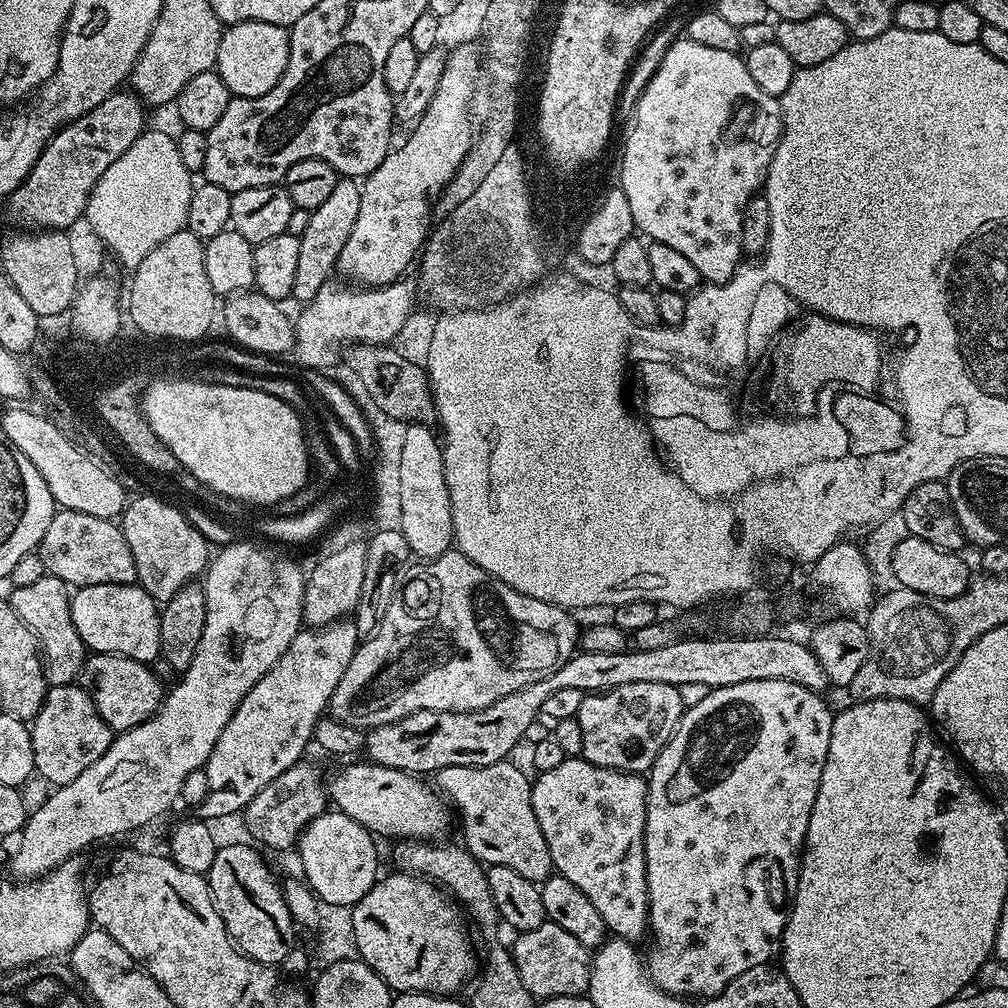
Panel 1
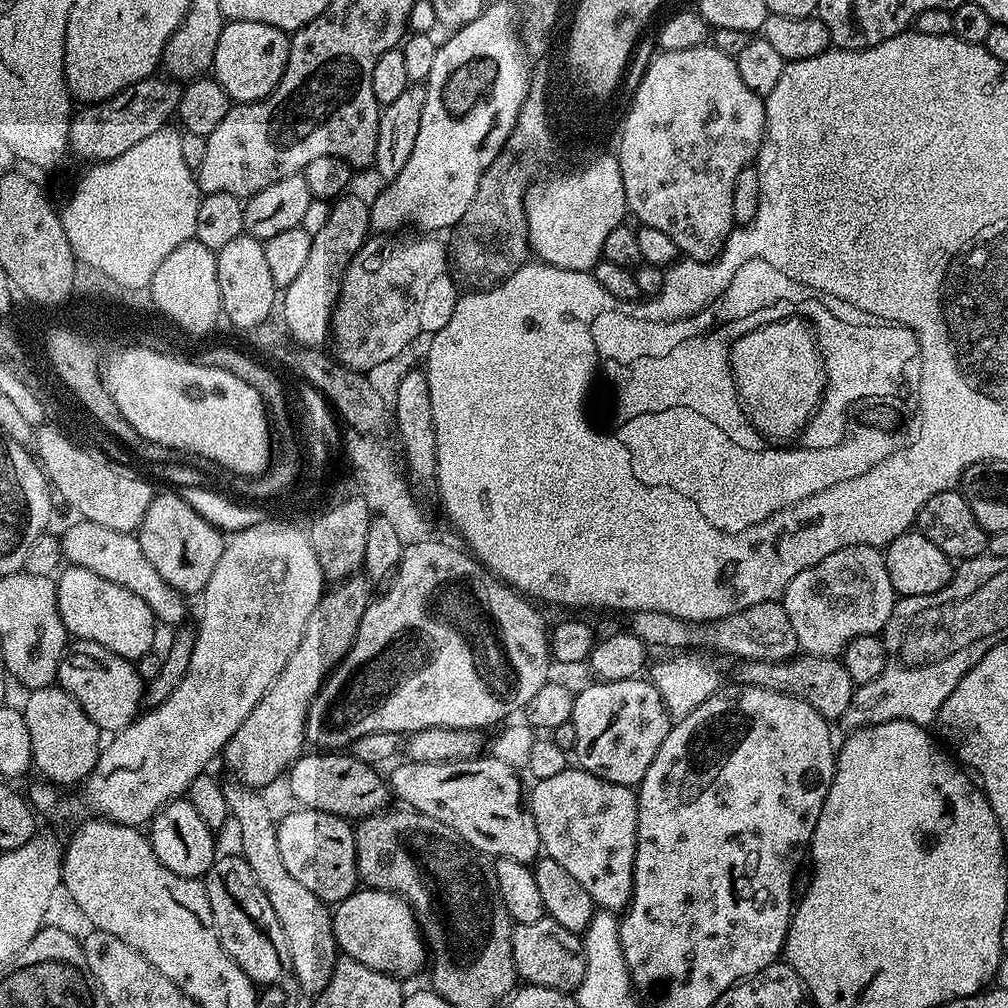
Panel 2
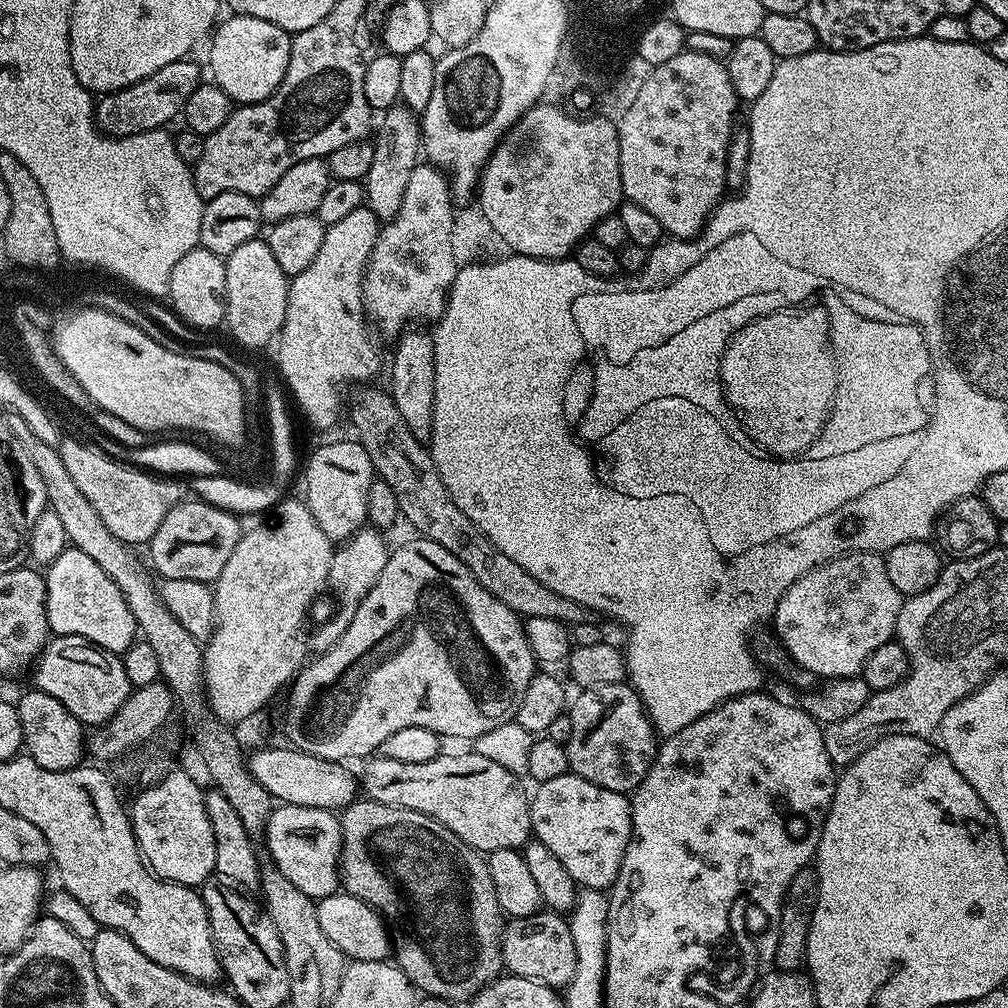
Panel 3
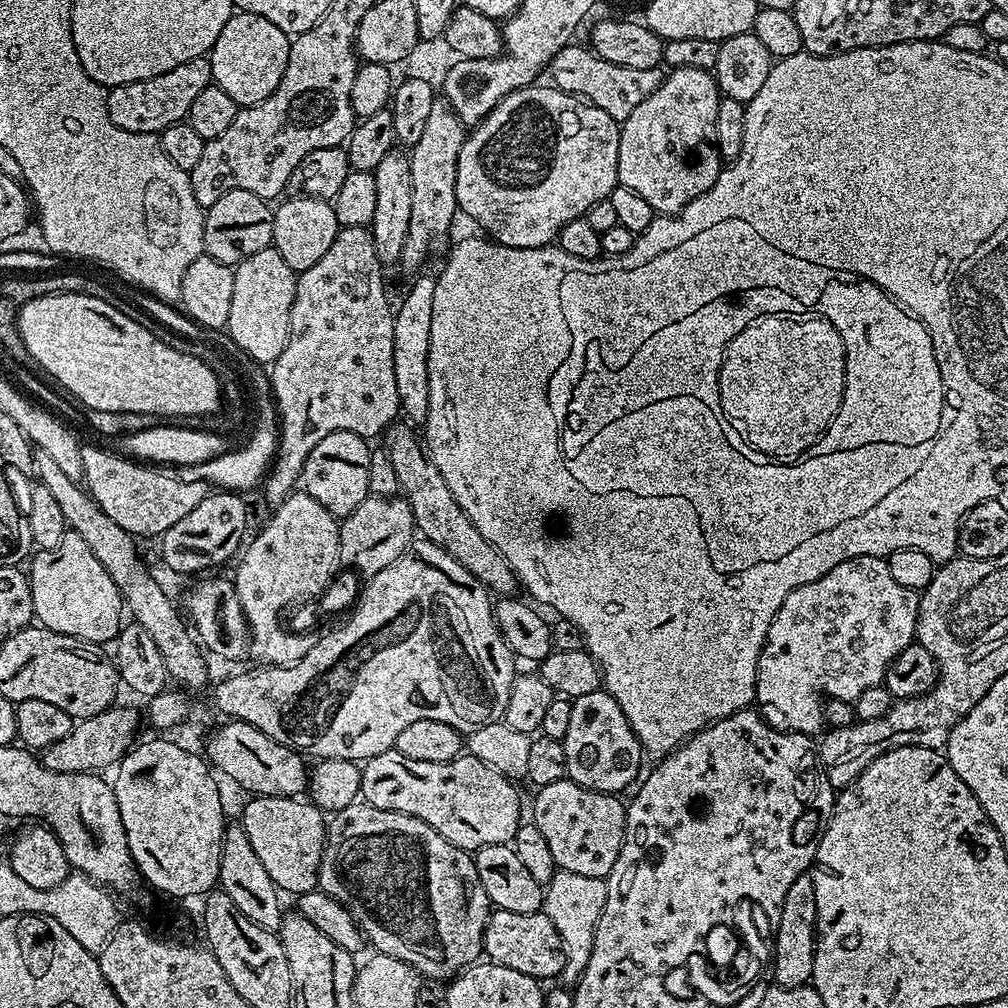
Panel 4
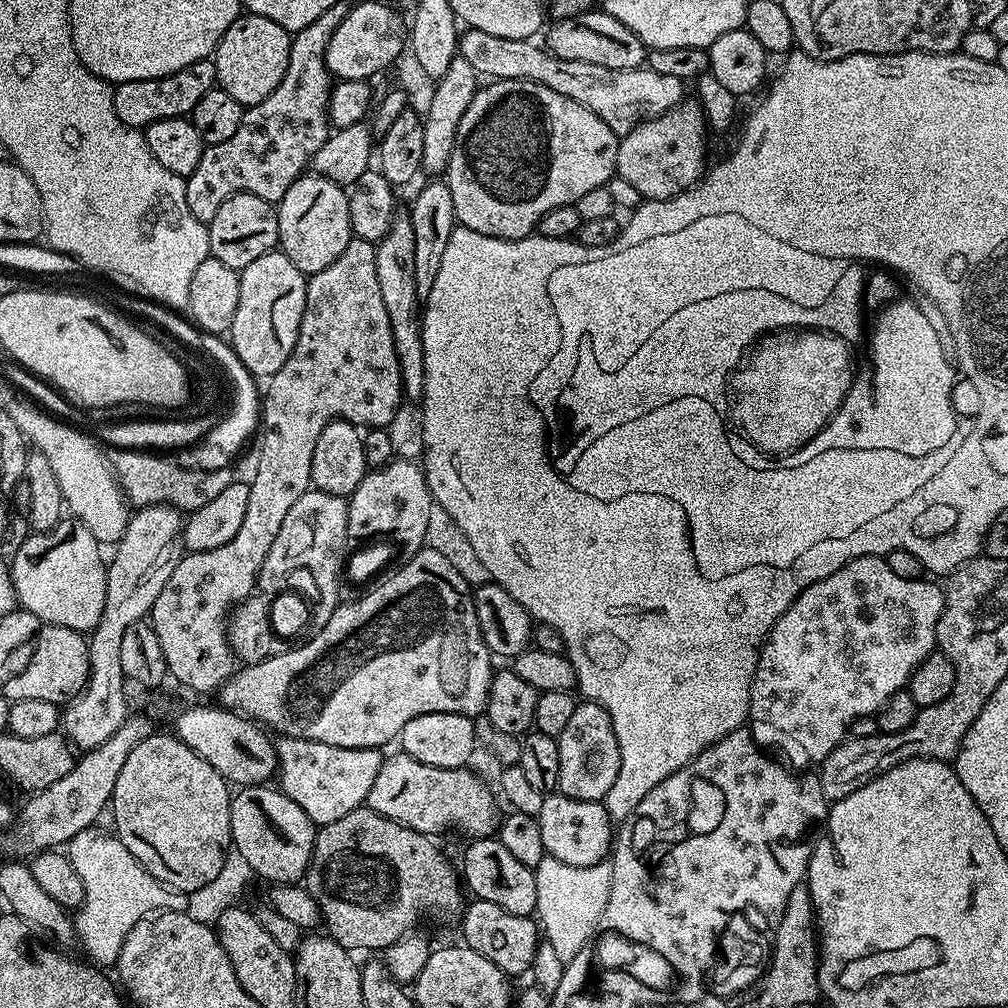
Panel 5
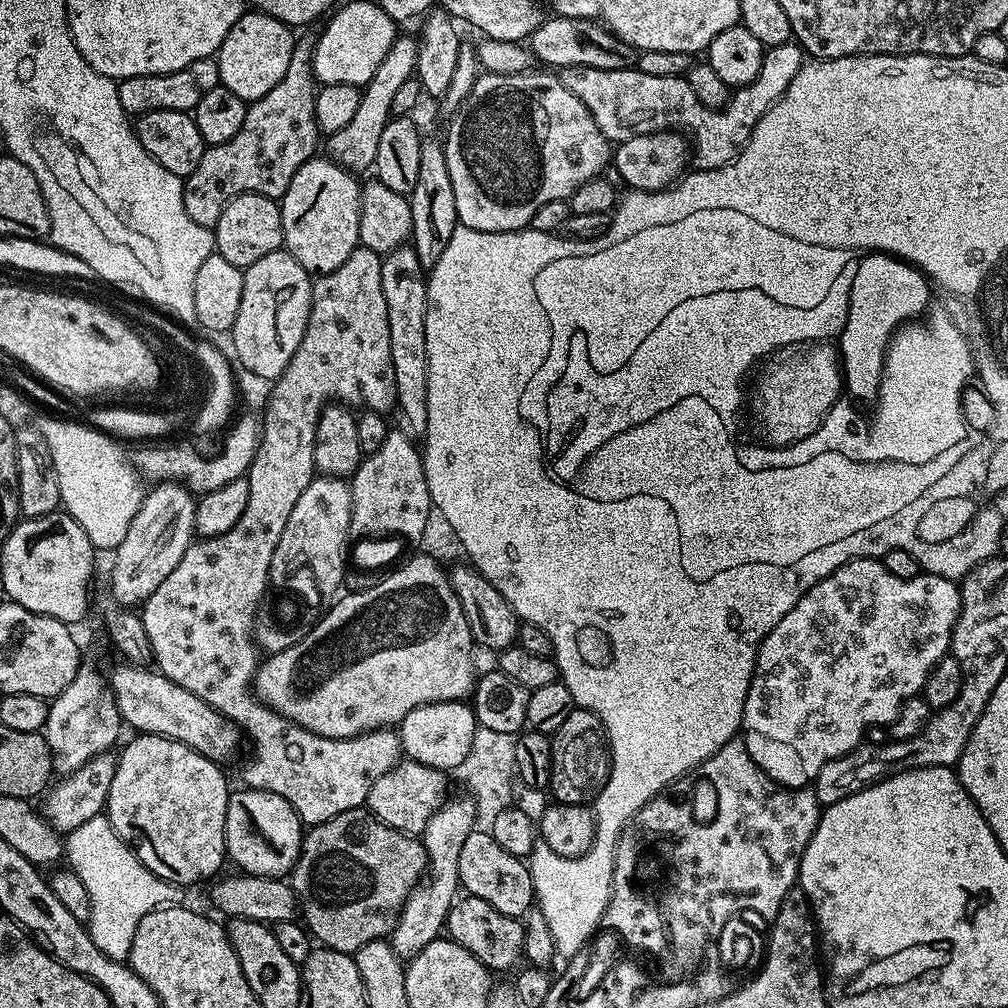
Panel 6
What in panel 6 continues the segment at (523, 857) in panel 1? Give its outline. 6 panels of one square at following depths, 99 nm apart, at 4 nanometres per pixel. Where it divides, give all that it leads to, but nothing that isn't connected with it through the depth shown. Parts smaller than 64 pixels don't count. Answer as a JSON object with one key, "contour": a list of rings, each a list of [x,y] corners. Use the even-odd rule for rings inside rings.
{"contour":[[[405,759],[386,774],[382,774],[382,778],[374,782],[374,786],[370,786],[366,807],[372,815],[379,818],[380,823],[405,832],[408,836],[419,837],[426,830],[432,815],[446,799],[444,776],[445,773],[439,768]]]}

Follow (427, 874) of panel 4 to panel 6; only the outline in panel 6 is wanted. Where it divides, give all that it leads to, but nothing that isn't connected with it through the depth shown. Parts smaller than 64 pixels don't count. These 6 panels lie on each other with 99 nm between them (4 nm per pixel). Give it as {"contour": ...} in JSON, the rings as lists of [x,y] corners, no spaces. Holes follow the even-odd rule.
{"contour":[[[367,807],[346,810],[321,824],[311,825],[300,841],[300,856],[290,873],[290,887],[296,893],[298,912],[313,941],[339,952],[355,954],[371,940],[391,937],[402,906],[420,883],[428,867],[428,856],[417,837],[380,823]]]}

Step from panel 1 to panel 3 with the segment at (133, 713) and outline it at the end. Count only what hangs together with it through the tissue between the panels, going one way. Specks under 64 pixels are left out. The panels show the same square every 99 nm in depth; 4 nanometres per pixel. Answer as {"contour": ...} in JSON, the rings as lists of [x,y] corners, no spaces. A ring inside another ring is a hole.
{"contour":[[[53,635],[34,665],[35,672],[35,687],[50,694],[50,698],[58,698],[85,726],[99,726],[111,720],[118,706],[134,691],[127,680],[123,659],[117,653],[105,652],[77,636]]]}

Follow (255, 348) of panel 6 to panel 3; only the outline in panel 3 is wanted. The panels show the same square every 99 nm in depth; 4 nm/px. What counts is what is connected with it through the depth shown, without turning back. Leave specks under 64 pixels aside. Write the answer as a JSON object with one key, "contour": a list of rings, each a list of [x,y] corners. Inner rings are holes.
{"contour":[[[257,238],[242,242],[238,250],[226,257],[226,290],[224,291],[224,318],[226,328],[240,344],[248,348],[271,345],[279,337],[286,318],[286,302],[290,277],[278,266],[267,239]]]}

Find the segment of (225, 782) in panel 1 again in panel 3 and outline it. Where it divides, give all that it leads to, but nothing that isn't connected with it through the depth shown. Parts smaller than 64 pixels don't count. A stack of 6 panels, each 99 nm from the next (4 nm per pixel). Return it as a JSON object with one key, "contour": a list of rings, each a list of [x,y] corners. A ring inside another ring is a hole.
{"contour":[[[365,526],[359,528],[349,540],[343,541],[333,551],[327,587],[336,591],[337,608],[336,613],[313,636],[311,633],[311,643],[315,647],[317,644],[317,649],[323,650],[334,646],[334,642],[338,642],[338,638],[342,638],[342,634],[346,634],[346,626],[350,626],[350,622],[354,622],[354,614],[358,610],[358,606],[362,606],[362,598],[366,598],[366,594],[370,594],[374,582],[378,582],[378,574],[382,574],[382,570],[386,567],[390,551],[390,544],[384,541],[384,536],[385,533],[381,529]]]}

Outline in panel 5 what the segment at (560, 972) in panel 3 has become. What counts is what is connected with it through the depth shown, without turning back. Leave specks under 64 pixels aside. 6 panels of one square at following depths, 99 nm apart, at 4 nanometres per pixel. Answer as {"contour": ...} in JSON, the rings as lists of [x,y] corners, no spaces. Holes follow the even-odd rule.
{"contour":[[[473,899],[462,913],[463,924],[463,943],[478,954],[482,954],[482,958],[490,958],[490,962],[494,962],[494,966],[502,969],[509,978],[516,978],[531,969],[535,952],[542,941],[541,929],[532,916],[510,914],[510,910],[494,906],[494,902]]]}

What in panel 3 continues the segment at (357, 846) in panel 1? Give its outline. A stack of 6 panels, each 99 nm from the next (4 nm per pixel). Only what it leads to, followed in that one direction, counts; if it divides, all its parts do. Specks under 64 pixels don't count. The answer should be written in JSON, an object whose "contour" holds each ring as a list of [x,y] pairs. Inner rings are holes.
{"contour":[[[280,804],[273,807],[269,814],[262,836],[268,839],[271,863],[282,870],[282,874],[286,874],[286,878],[290,878],[290,882],[302,890],[302,894],[317,901],[334,895],[341,887],[340,822],[335,811]]]}

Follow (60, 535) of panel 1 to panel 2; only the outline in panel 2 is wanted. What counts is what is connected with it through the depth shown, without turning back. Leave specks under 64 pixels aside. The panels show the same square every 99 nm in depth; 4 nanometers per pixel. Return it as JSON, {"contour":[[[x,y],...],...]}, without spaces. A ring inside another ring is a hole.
{"contour":[[[83,518],[75,522],[76,524],[61,535],[61,555],[69,565],[94,570],[99,577],[104,577],[116,585],[124,586],[131,593],[138,594],[150,606],[150,610],[155,613],[161,625],[176,628],[185,623],[185,597],[175,592],[151,565],[146,554],[142,553],[139,537],[133,533],[110,530],[109,527],[90,523]]]}

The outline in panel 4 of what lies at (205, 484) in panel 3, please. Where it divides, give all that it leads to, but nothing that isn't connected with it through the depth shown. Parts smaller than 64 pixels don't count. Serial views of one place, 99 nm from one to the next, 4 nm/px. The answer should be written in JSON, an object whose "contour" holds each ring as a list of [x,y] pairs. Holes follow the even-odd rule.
{"contour":[[[260,366],[253,367],[250,374],[252,384],[258,394],[258,420],[248,444],[240,450],[232,448],[219,455],[218,458],[196,464],[189,464],[186,468],[186,478],[190,481],[204,481],[209,486],[221,491],[233,491],[246,494],[247,491],[261,485],[267,475],[269,467],[276,457],[279,448],[279,421],[275,401],[271,394],[271,379],[267,371]]]}

